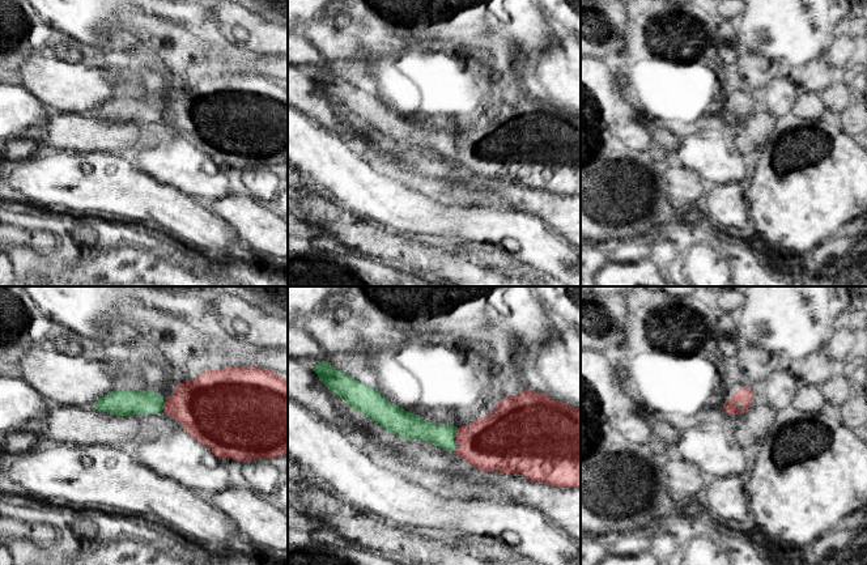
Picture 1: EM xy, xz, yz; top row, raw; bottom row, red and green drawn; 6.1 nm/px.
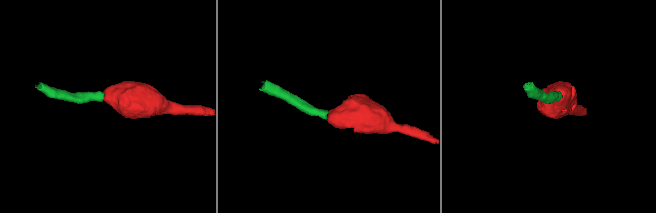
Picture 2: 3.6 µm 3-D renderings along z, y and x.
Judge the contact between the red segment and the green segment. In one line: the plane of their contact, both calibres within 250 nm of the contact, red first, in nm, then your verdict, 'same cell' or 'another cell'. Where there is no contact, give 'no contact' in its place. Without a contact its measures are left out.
xz | 360/140 nm | same cell

